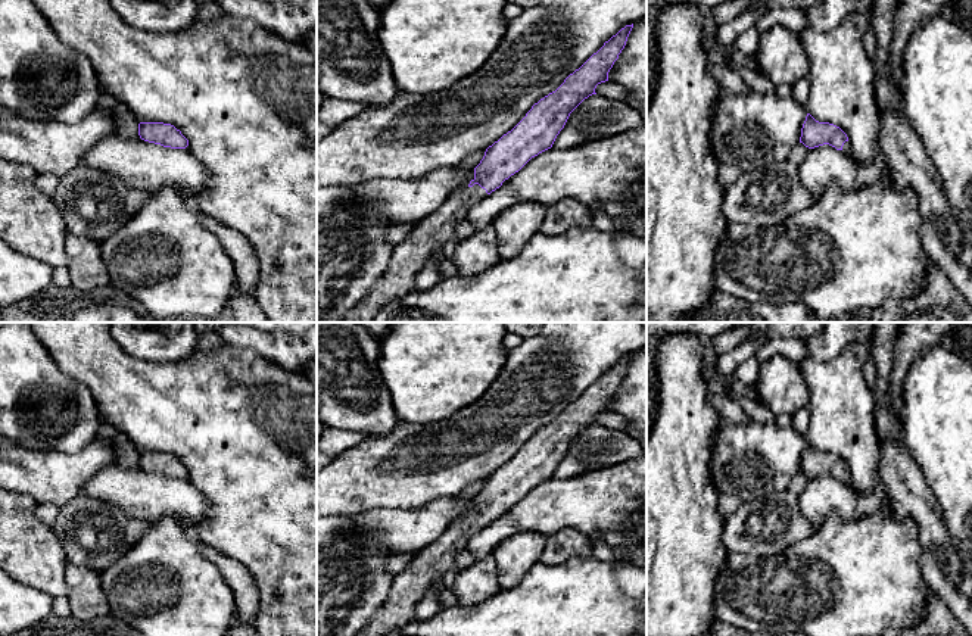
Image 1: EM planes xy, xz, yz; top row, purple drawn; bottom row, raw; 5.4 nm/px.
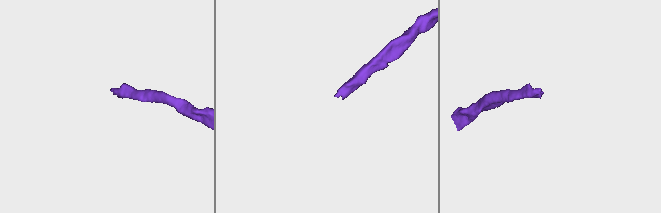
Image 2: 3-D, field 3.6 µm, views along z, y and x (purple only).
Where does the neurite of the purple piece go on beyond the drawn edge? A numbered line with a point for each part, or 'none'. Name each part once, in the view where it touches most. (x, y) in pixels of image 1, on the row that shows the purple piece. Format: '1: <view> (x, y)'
1: xz (429, 236)

